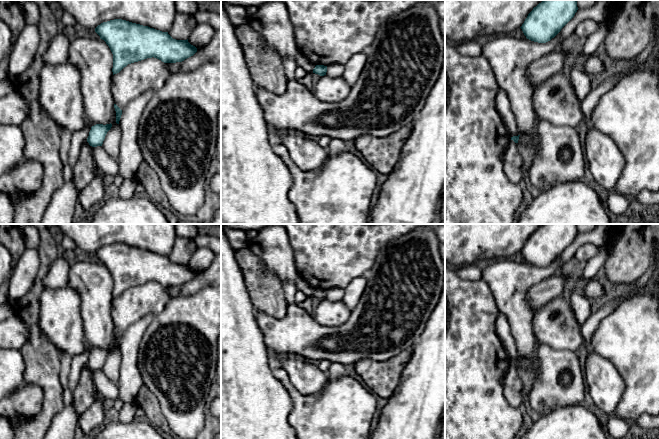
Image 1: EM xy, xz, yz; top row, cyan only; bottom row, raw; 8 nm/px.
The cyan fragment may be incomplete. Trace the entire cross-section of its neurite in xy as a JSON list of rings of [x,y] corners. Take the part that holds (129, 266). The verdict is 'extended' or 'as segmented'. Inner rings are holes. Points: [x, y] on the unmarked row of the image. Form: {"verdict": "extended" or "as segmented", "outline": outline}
{"verdict": "as segmented", "outline": [[[122,243],[103,246],[95,252],[95,256],[106,266],[113,278],[113,299],[128,288],[147,282],[176,287],[197,276],[197,272],[188,263],[176,264],[168,256]]]}

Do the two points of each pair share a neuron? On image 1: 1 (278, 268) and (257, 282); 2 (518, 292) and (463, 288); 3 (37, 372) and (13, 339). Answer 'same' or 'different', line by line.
1: different
2: different
3: different

